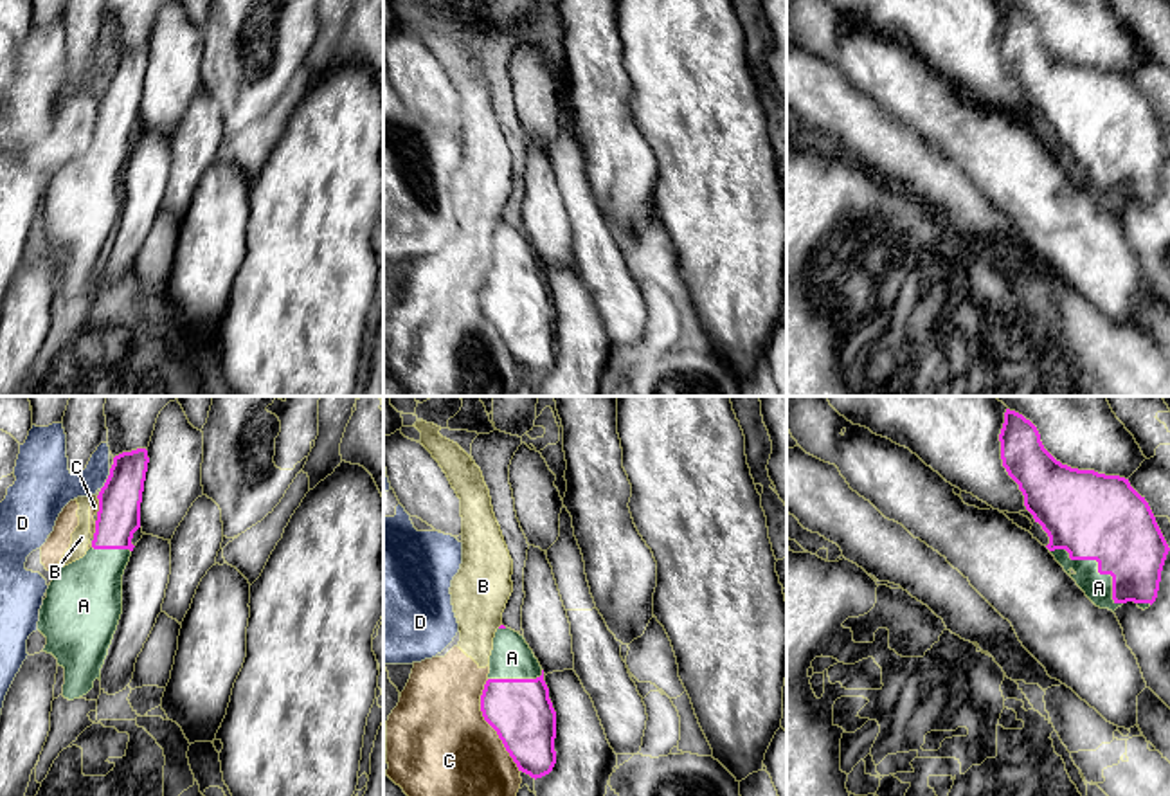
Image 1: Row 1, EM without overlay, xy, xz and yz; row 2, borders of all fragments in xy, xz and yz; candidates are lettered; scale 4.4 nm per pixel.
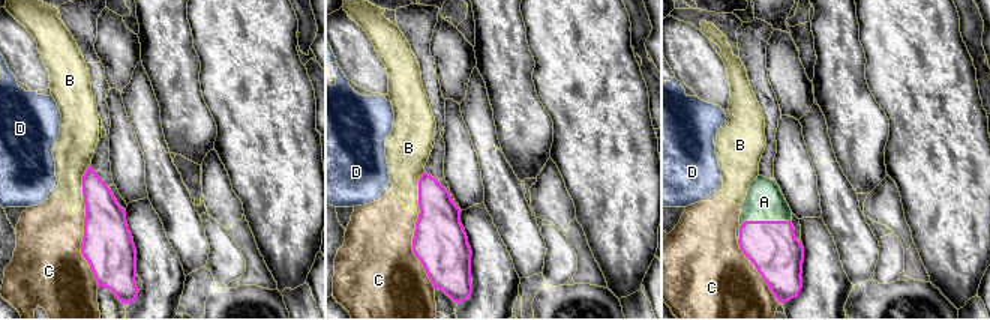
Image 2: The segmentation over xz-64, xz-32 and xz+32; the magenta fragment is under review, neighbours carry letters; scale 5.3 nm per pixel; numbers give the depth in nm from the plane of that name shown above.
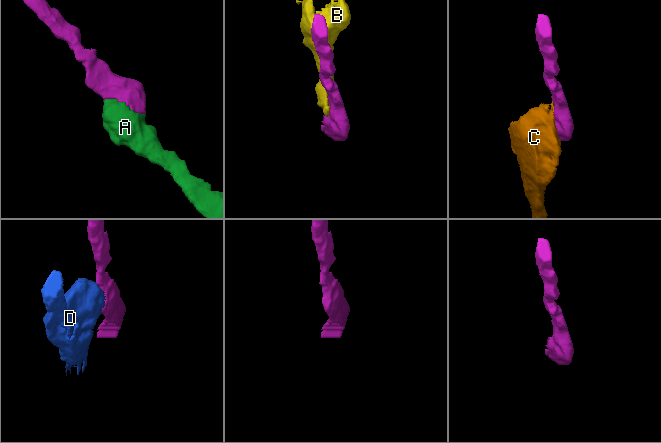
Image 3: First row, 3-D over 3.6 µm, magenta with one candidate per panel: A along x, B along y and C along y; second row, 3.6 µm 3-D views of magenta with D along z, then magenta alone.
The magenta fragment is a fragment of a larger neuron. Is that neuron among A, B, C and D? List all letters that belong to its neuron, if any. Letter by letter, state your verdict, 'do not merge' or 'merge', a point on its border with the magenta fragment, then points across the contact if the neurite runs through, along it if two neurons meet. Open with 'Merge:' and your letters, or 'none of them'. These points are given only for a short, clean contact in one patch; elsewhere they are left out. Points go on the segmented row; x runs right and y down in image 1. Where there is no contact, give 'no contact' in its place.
Merge: A
A: merge | yz (1098, 564)
B: do not merge | no contact
C: do not merge | xz (490, 724)
D: do not merge | xy (107, 479)

